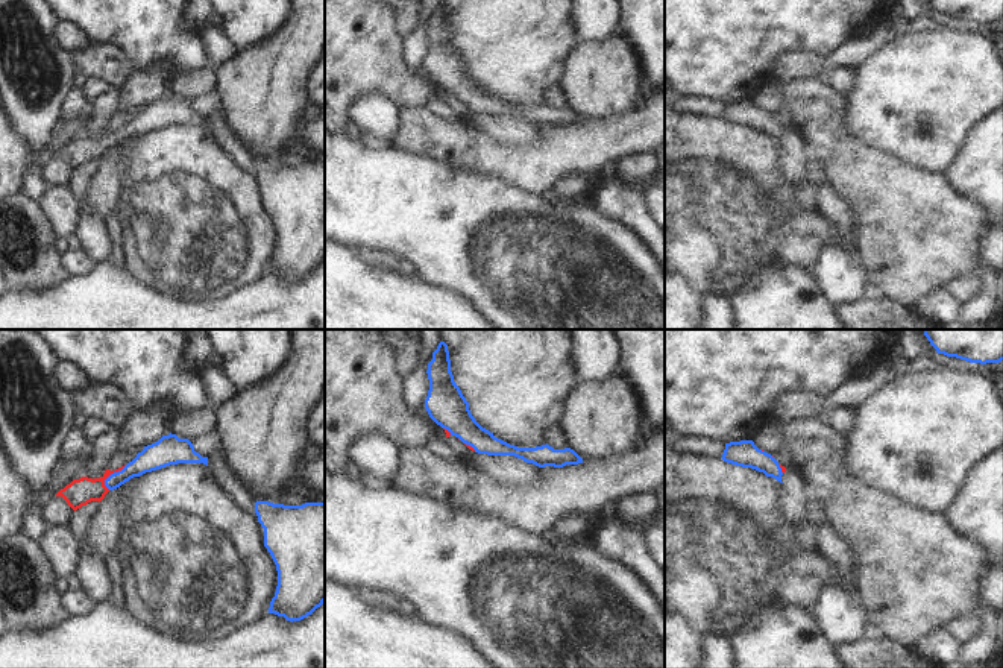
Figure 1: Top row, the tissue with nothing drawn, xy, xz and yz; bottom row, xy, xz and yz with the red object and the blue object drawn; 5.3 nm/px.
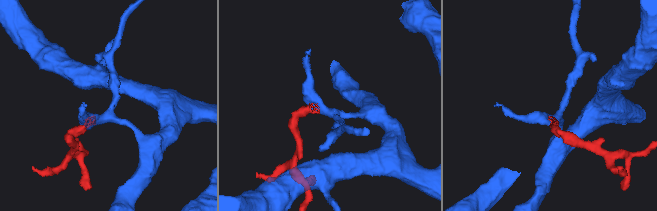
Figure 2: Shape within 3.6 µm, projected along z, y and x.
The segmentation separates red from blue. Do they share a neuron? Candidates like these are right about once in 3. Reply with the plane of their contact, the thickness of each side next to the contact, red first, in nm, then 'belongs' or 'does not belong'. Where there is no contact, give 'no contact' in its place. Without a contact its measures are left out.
contact in xy; calibres 140 and 140 nm; belongs

